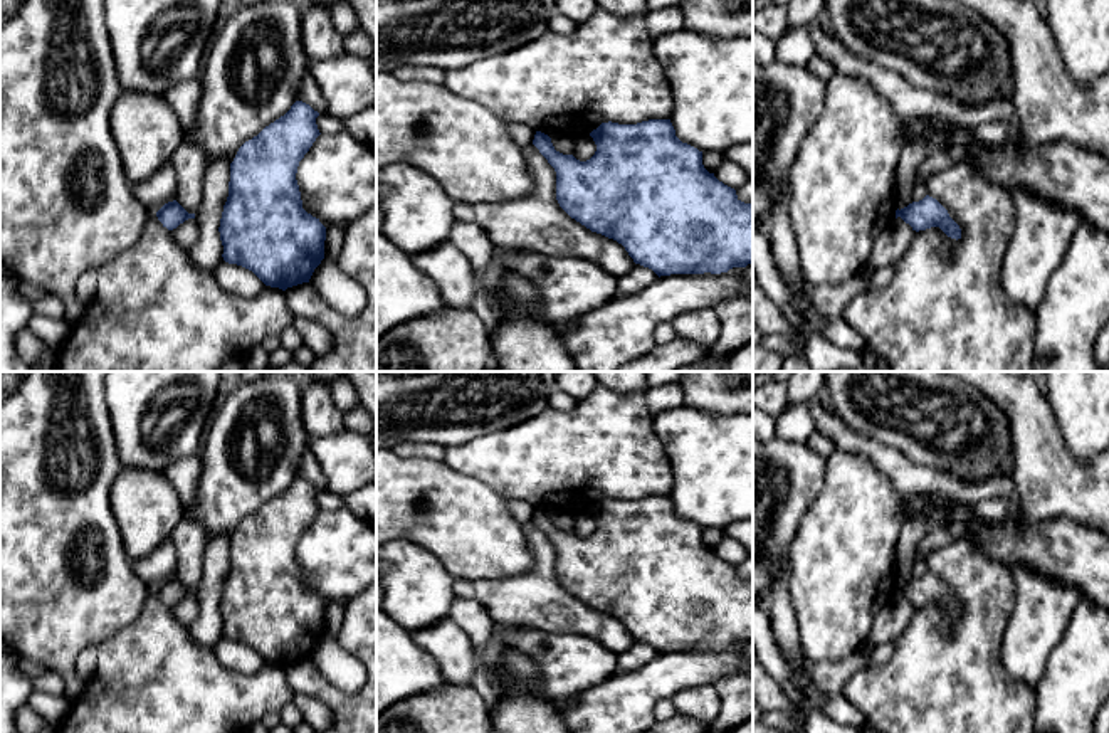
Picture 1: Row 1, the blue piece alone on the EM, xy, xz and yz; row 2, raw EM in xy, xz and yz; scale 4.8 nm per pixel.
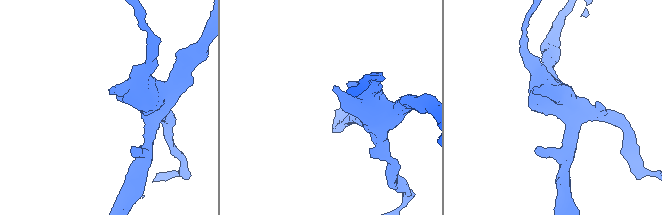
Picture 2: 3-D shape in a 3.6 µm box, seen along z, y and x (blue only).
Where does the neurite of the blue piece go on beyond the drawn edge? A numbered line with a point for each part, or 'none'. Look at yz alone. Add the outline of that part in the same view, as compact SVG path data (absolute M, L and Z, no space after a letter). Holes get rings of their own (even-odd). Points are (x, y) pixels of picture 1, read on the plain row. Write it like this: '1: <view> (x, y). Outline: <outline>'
none

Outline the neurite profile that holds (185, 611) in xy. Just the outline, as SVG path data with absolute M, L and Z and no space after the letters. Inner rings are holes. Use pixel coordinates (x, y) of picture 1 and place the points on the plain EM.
M188 595L171 607L175 619L185 627L190 627L195 622L198 610L200 607L195 595Z

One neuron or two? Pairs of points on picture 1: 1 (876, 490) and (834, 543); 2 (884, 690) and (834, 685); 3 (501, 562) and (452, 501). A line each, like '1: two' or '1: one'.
1: one
2: two
3: one

